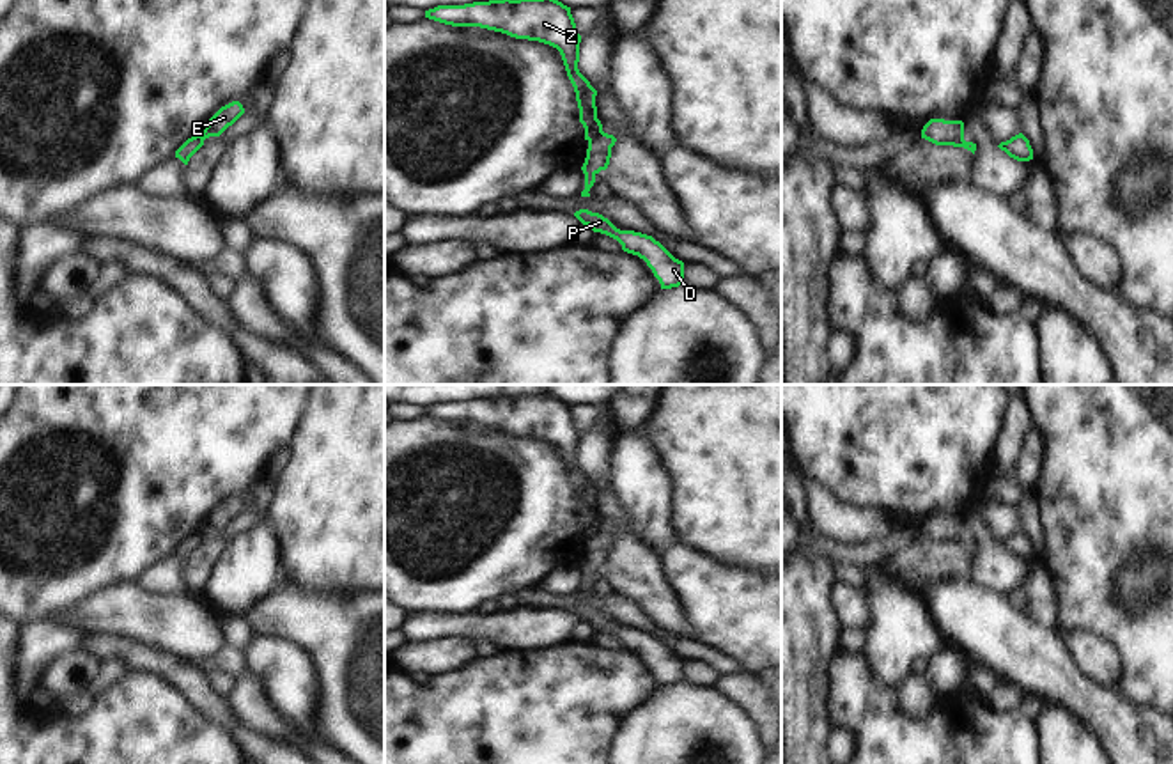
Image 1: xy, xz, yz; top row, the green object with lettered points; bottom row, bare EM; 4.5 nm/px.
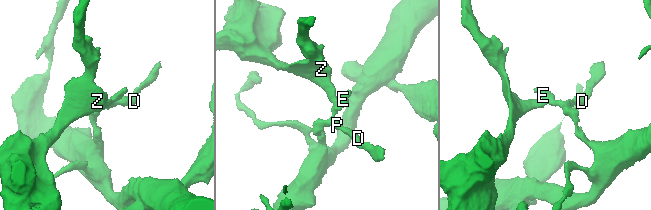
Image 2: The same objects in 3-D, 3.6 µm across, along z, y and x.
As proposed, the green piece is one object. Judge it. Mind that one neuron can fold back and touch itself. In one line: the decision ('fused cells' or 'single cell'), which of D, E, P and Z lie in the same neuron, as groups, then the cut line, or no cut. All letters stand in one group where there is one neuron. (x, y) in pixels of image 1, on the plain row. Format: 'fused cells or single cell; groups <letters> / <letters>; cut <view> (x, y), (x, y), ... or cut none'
fused cells; groups D E P / Z; cut xz (601, 527), (589, 539)

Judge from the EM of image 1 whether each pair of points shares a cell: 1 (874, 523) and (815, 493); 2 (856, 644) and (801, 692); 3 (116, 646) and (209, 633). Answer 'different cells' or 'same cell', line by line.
1: same cell
2: different cells
3: different cells

